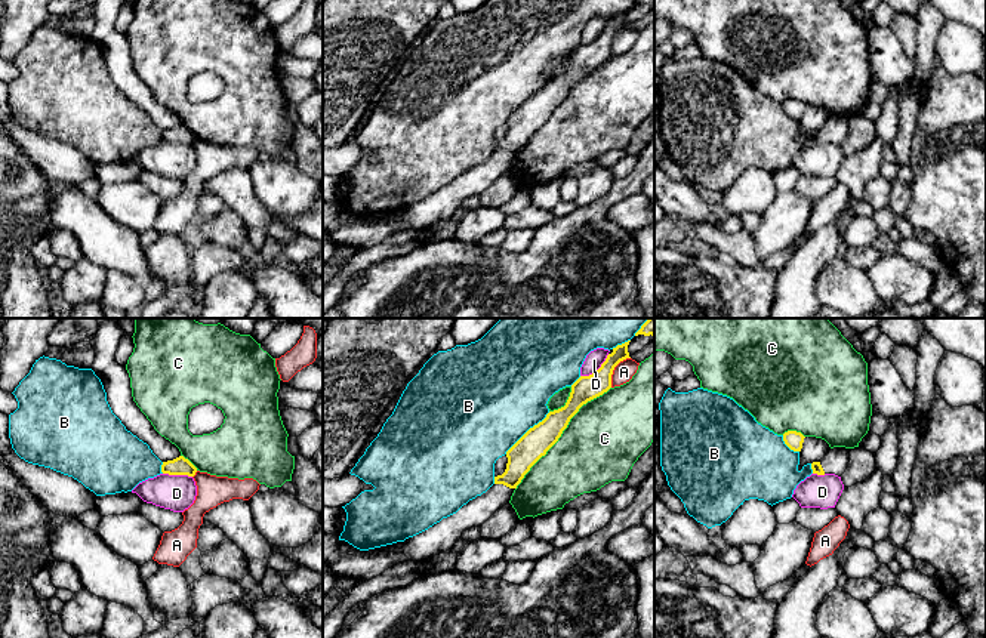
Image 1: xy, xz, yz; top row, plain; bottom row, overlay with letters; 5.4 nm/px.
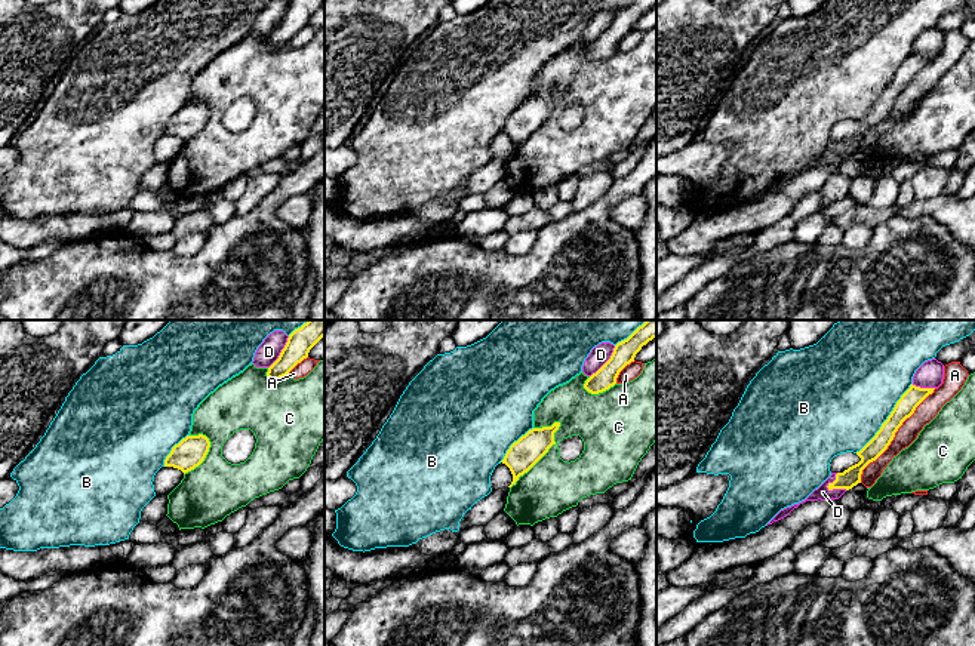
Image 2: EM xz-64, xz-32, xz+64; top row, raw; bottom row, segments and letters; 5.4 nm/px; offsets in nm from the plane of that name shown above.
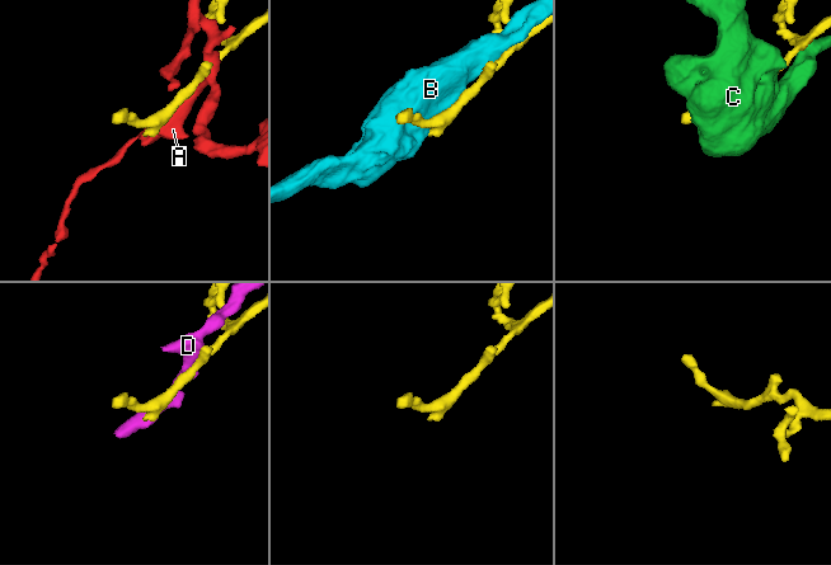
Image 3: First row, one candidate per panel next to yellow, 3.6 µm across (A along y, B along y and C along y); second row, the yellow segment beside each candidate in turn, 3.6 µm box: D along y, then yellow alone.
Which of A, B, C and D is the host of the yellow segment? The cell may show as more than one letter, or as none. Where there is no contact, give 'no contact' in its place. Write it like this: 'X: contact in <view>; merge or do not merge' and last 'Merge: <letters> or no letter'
A: contact in xz; do not merge
B: contact in xz; do not merge
C: contact in xz; do not merge
D: contact in xz; do not merge
Merge: no letter

